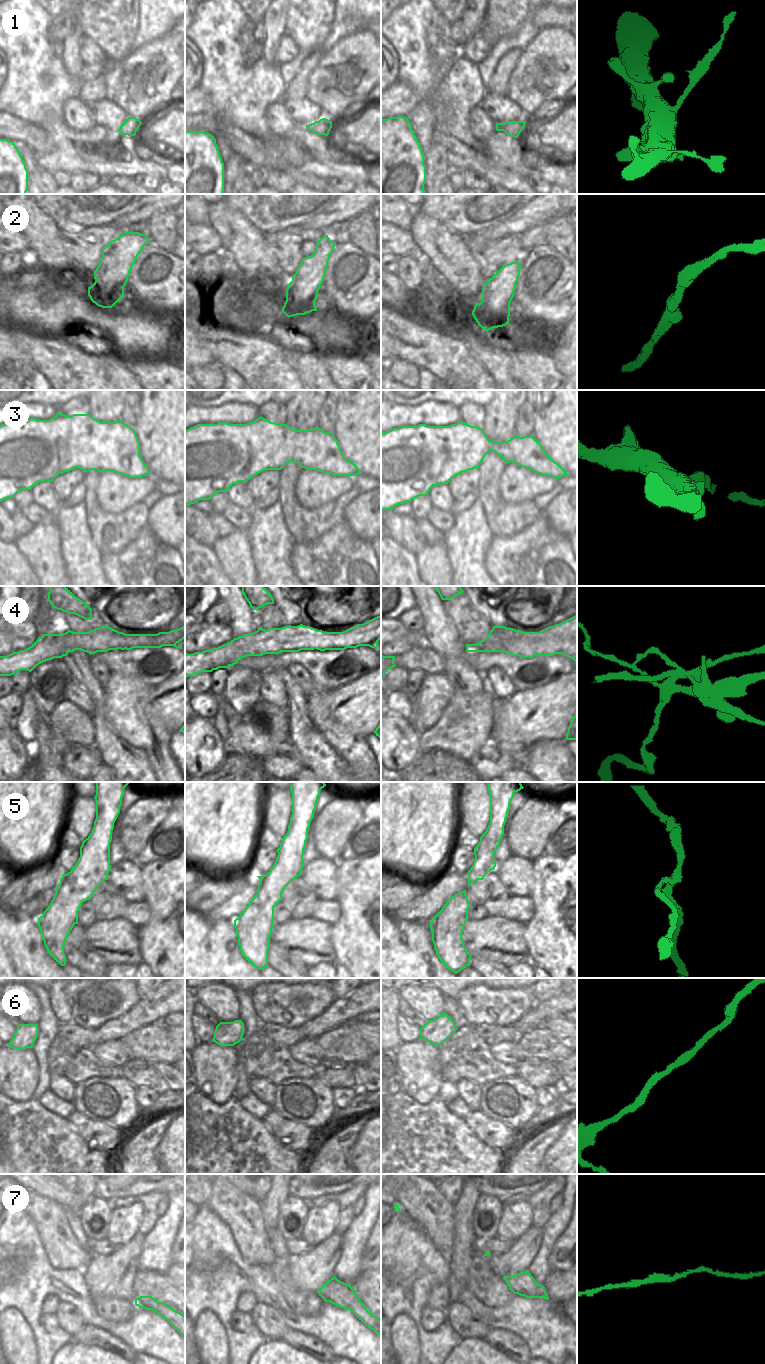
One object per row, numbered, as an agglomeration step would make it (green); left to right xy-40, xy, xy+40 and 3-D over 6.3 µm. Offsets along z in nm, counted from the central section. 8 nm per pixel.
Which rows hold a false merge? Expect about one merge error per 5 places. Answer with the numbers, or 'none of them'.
1, 3, 4

